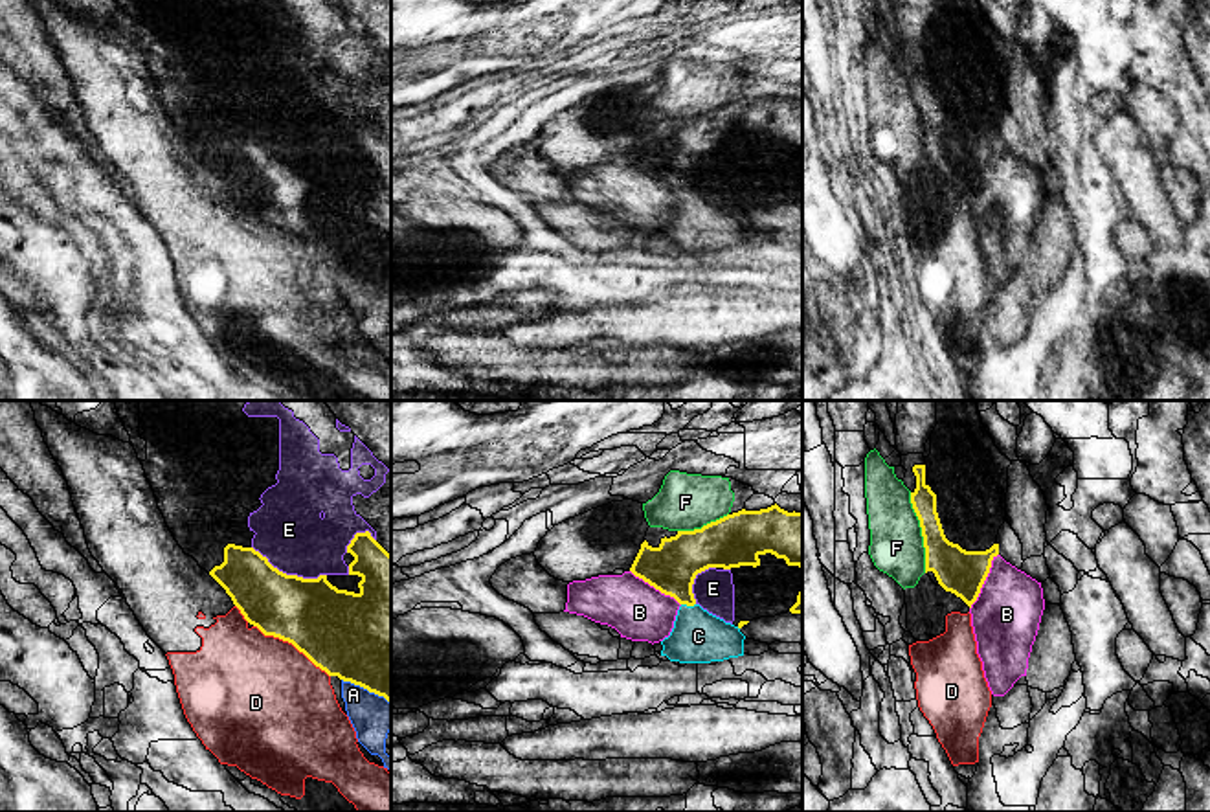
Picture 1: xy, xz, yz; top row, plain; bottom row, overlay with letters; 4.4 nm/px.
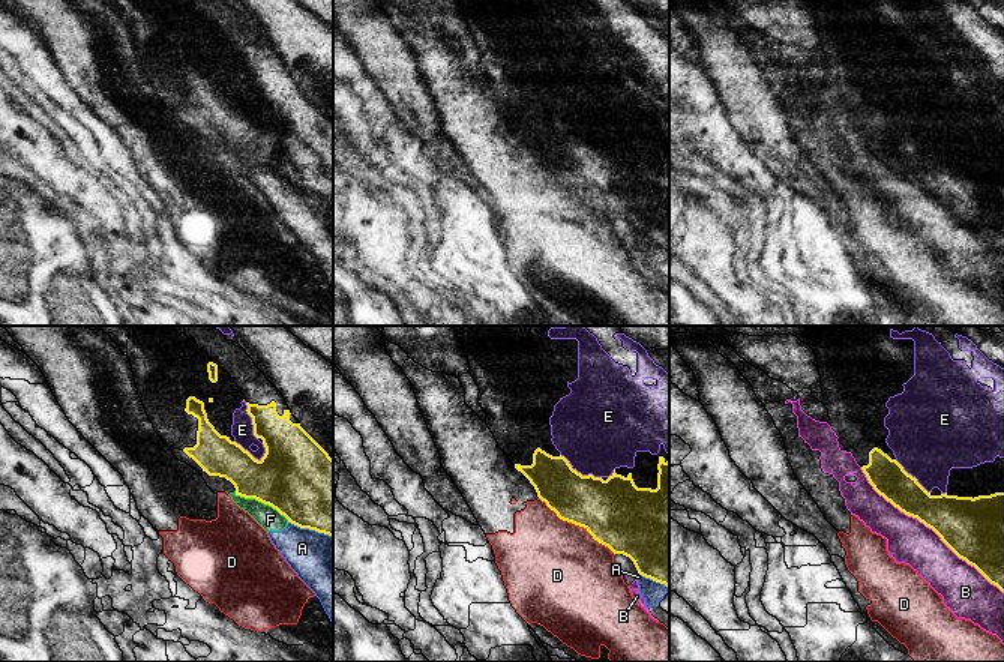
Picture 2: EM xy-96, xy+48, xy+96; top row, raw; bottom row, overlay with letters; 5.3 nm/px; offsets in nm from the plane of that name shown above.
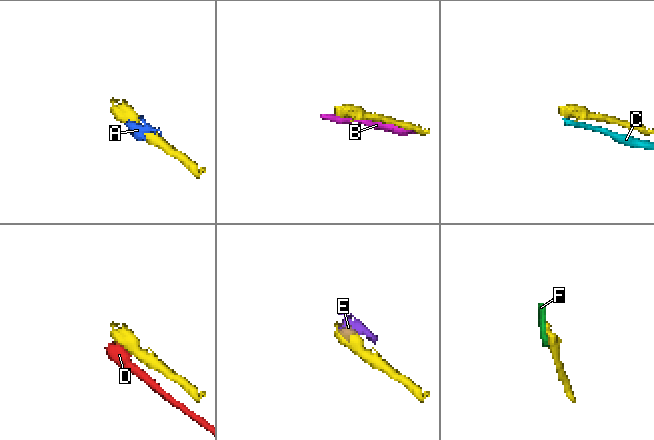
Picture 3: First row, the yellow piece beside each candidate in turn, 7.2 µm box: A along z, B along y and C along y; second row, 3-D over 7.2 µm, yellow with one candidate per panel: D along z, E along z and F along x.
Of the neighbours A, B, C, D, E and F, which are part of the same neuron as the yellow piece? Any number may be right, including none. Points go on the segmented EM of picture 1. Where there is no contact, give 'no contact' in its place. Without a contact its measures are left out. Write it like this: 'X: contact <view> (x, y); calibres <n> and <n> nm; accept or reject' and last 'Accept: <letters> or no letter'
A: contact xy (366, 687); calibres 480 and 190 nm; reject
B: contact yz (985, 579); calibres 200 and 300 nm; reject
C: contact xz (689, 605); calibres 220 and 220 nm; reject
D: contact xy (292, 643); calibres 380 and 480 nm; reject
E: contact xy (289, 575); calibres 320 and 300 nm; reject
F: contact yz (922, 533); calibres 200 and 240 nm; reject
Accept: no letter

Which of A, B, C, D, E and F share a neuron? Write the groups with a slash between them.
A F / B / C / D / E

